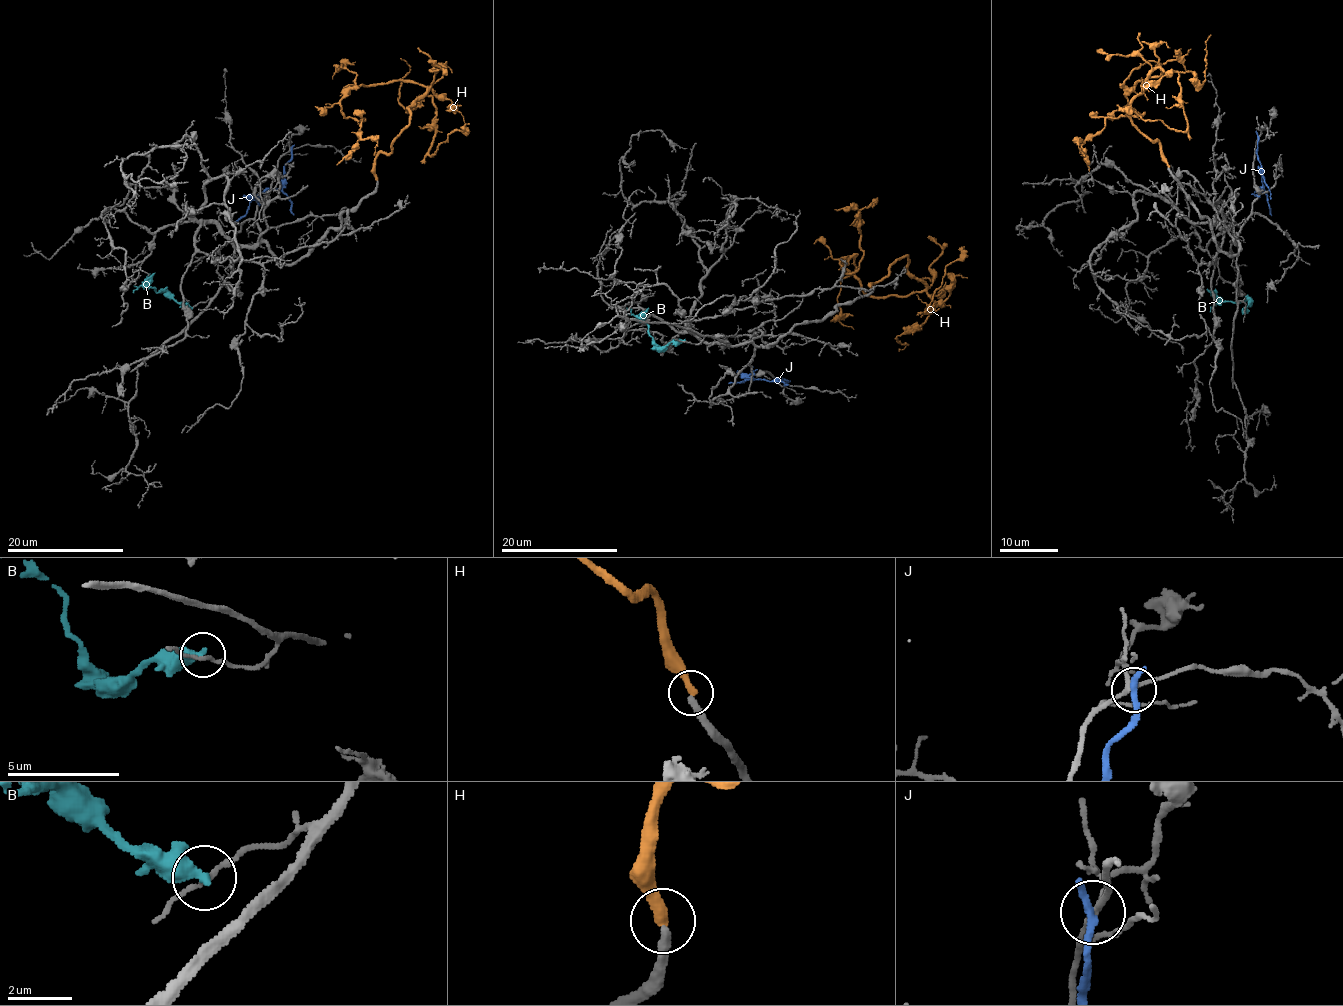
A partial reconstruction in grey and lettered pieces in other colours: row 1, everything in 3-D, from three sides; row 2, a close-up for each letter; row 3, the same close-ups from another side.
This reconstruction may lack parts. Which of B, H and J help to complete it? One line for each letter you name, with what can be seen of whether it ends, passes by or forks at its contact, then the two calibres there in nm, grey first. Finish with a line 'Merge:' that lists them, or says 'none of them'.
Merge: none of them

